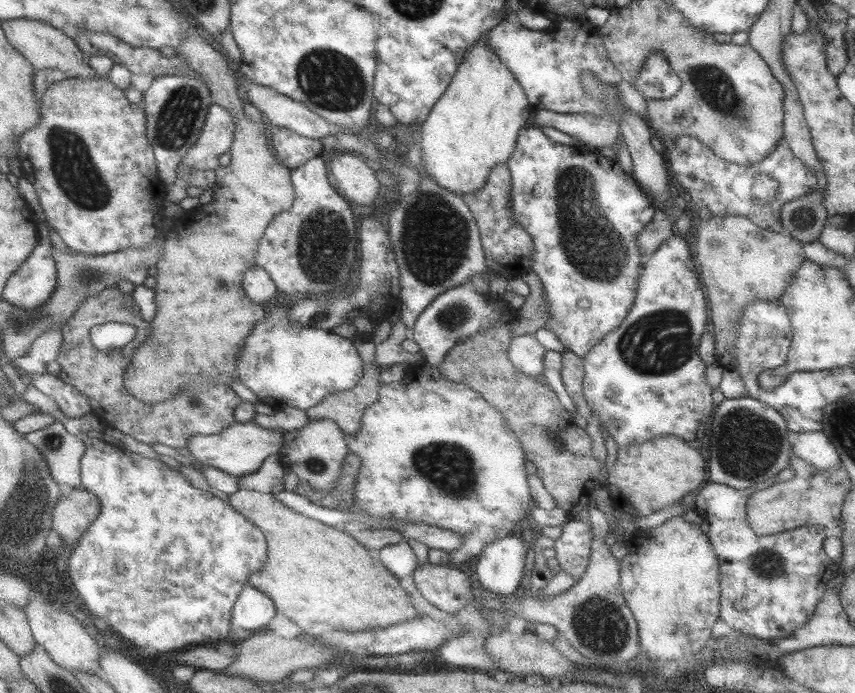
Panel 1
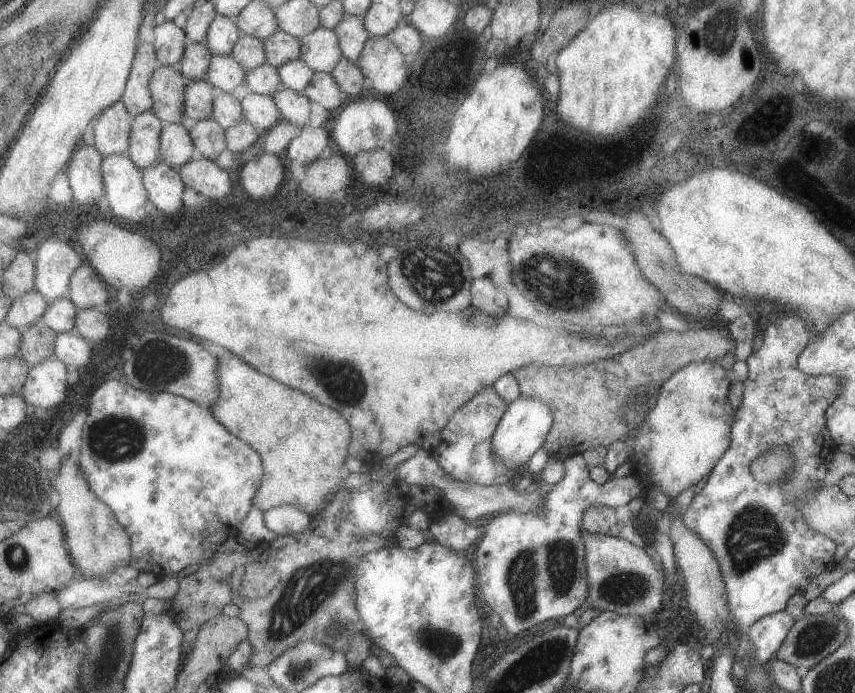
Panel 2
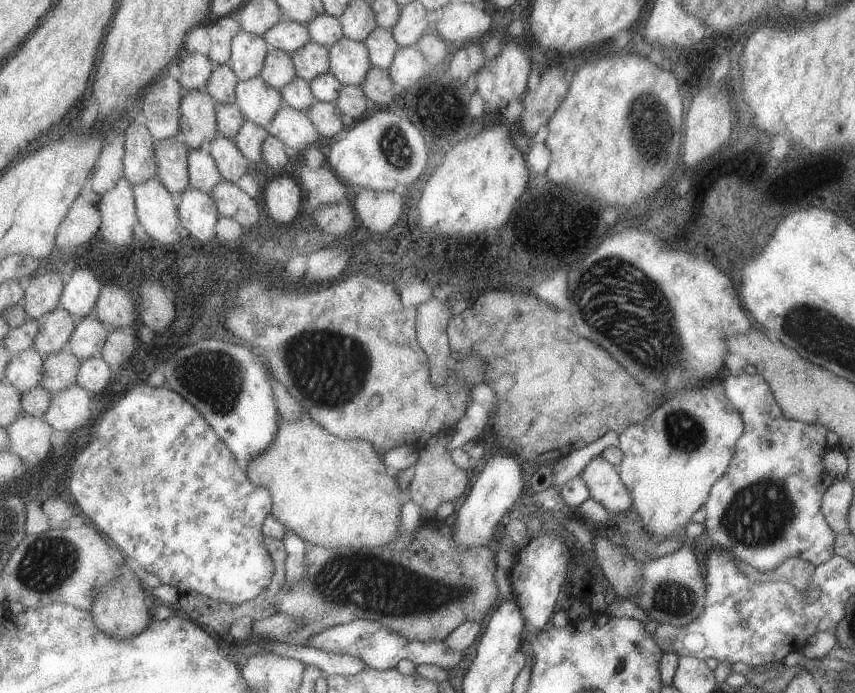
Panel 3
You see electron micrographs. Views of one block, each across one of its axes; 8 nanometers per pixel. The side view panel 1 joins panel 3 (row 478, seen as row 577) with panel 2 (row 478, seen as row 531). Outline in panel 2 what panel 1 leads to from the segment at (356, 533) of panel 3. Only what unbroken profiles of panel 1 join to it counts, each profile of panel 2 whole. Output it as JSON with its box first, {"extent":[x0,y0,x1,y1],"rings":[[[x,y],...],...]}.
{"extent":[213,354,353,518],"rings":[[[235,354],[221,356],[217,368],[221,396],[213,406],[215,416],[263,456],[265,478],[255,496],[255,508],[269,512],[281,506],[301,506],[317,518],[327,496],[339,492],[337,488],[347,476],[345,464],[353,444],[353,428],[347,416],[261,374]]]}

